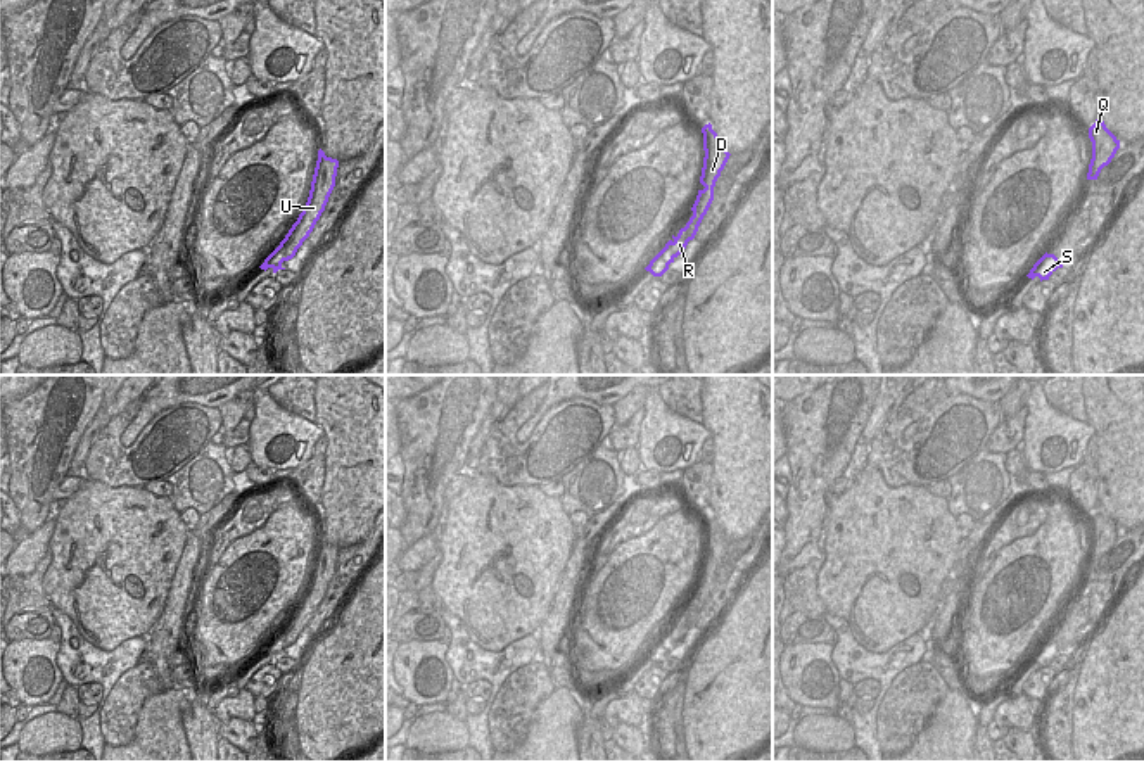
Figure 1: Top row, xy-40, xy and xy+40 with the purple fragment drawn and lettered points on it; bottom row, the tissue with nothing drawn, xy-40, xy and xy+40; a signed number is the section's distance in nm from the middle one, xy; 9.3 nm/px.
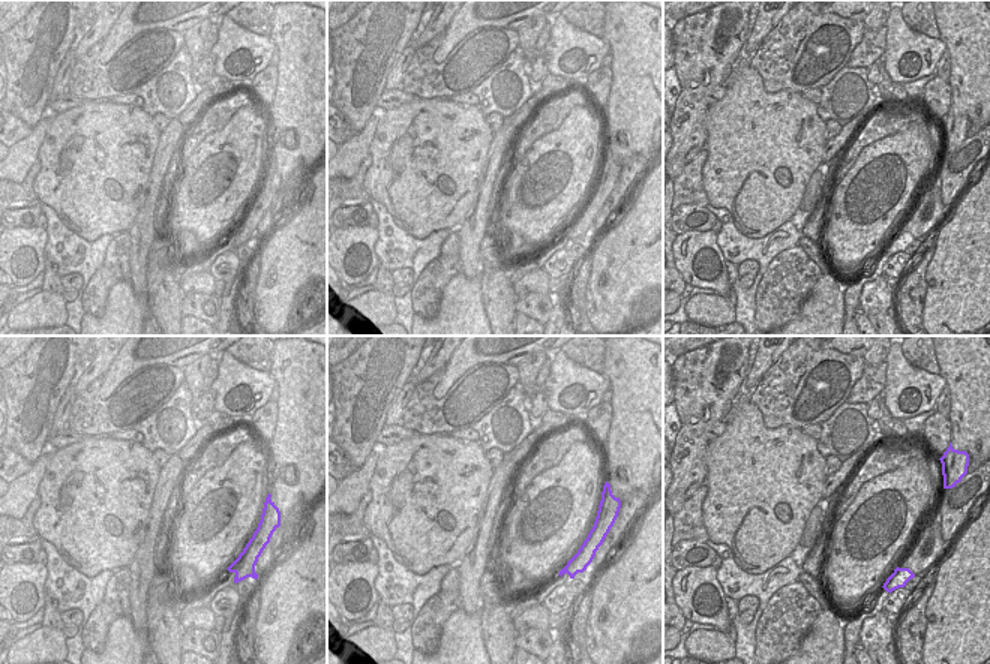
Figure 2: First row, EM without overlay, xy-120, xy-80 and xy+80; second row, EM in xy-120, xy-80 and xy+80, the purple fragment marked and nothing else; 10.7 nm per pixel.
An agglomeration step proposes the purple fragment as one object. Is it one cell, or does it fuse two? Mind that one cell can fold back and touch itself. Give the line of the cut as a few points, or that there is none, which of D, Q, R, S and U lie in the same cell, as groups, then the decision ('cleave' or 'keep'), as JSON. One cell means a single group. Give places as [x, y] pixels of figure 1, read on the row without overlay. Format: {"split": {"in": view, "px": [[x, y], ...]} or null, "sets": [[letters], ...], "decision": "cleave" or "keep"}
{"split": {"in": "xy", "px": [[666, 631], [678, 641]]}, "sets": [["D", "Q", "R", "U"], ["S"]], "decision": "cleave"}

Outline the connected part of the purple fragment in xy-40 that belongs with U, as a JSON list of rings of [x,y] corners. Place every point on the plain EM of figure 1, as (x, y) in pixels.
[[[320,536],[308,589],[280,632],[264,646],[273,660],[285,657],[282,650],[292,646],[313,619],[335,574],[337,555],[339,548]]]

